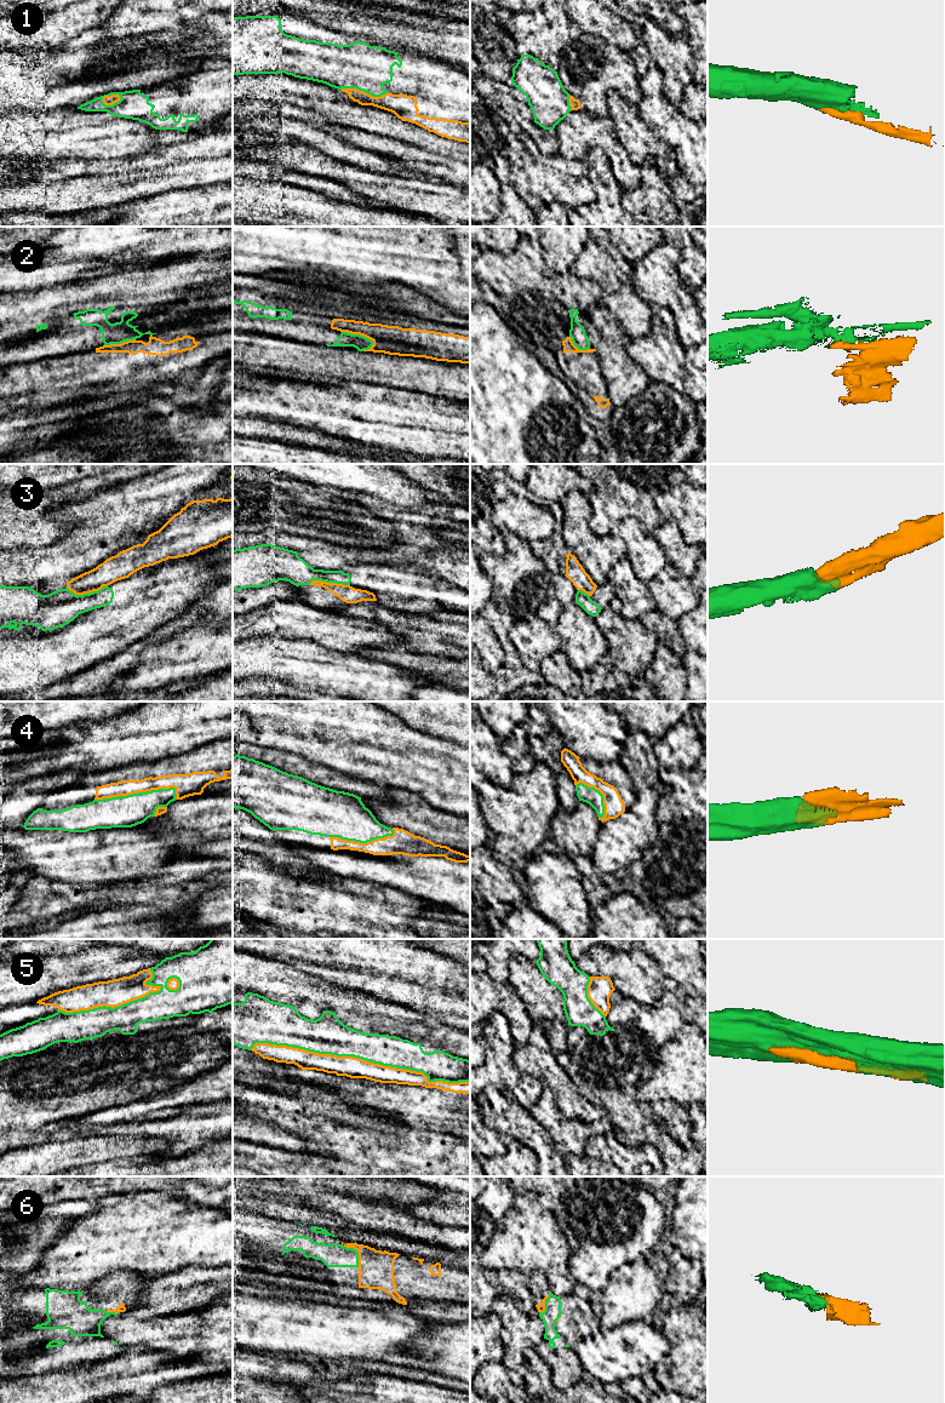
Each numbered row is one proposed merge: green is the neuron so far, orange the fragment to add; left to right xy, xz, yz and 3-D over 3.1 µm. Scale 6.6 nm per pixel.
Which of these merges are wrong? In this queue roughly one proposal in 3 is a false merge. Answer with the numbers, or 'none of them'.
2

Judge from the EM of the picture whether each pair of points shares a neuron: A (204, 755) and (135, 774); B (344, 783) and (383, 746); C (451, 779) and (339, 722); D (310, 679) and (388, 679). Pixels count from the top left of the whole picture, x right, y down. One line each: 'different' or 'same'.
A: same
B: different
C: different
D: same

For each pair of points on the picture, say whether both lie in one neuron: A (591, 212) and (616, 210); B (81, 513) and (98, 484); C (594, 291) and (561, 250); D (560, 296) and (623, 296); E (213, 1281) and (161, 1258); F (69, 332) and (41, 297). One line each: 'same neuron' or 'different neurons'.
A: same neuron
B: different neurons
C: different neurons
D: different neurons
E: different neurons
F: same neuron

